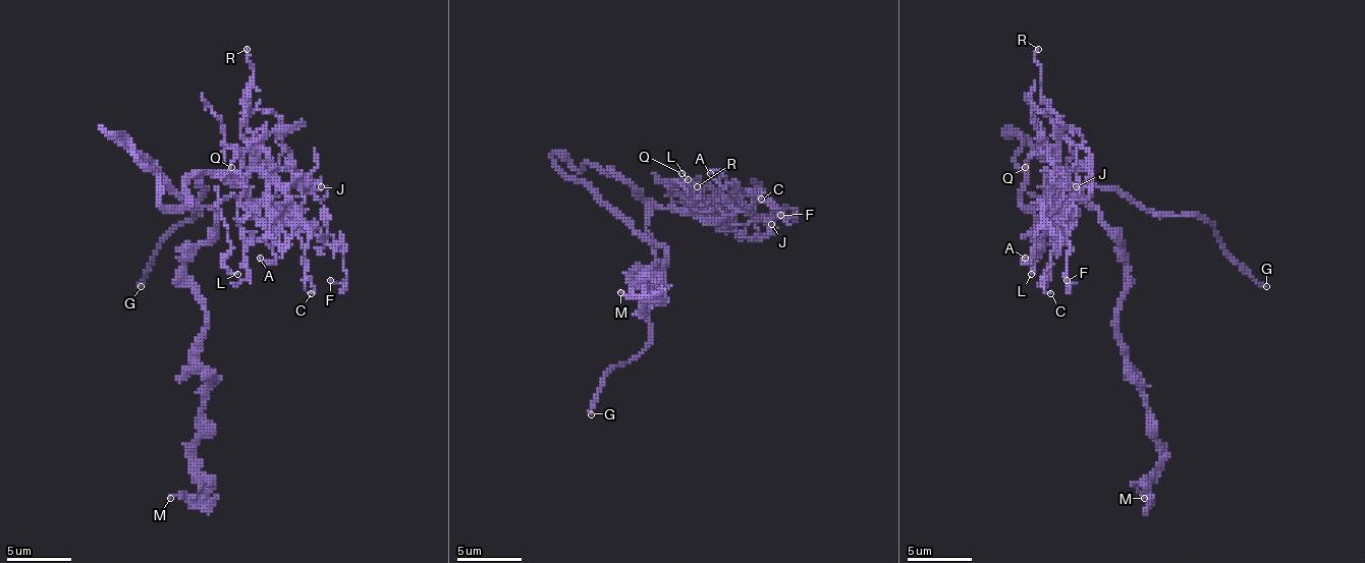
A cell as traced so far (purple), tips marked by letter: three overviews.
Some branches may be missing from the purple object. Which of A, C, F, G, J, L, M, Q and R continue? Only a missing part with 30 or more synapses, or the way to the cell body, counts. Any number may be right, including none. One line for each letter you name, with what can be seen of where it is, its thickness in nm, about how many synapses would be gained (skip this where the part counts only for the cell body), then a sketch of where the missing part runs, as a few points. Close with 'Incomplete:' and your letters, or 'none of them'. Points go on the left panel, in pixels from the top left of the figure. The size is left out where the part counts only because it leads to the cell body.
G: place (141, 286); calibre 200 nm; course (141, 286), (138, 289), (138, 267), (118, 247), (64, 206), (35, 167), (12, 149)
Incomplete: G

